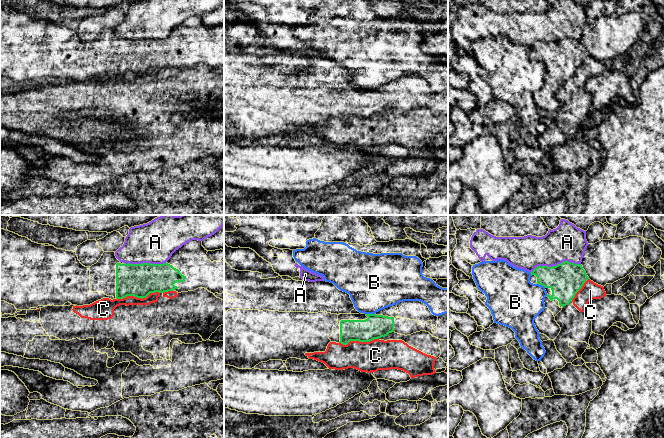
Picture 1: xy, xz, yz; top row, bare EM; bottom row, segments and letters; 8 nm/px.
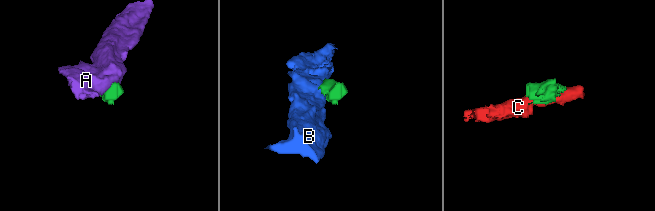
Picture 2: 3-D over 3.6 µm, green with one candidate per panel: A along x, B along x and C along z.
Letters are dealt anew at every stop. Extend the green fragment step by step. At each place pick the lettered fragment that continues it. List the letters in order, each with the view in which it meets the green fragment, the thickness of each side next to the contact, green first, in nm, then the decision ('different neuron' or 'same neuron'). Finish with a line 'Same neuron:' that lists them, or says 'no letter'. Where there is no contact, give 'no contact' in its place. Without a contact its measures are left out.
A: yz | 280/280 nm | different neuron
B: xz | 190/420 nm | different neuron
C: xy | 280/110 nm | different neuron
Same neuron: no letter

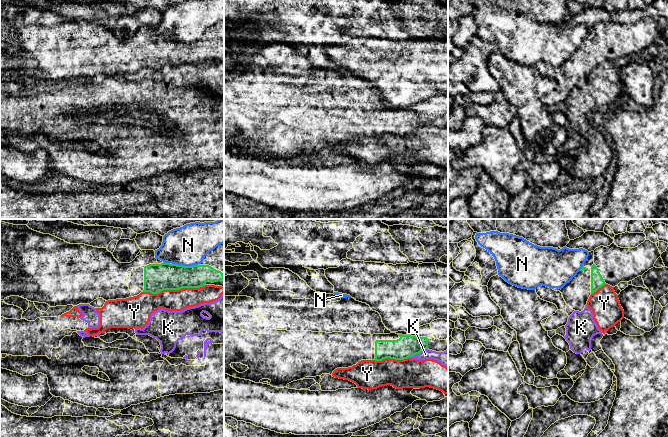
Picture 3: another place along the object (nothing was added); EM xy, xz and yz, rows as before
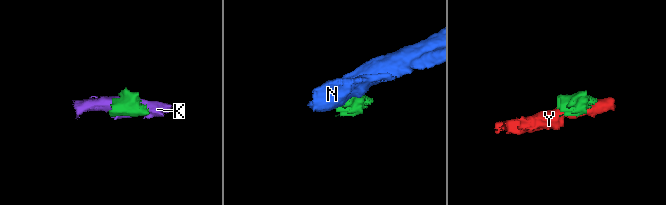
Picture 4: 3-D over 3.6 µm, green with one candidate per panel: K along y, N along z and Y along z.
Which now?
K: xz | 180/130 nm | different neuron
N: xy | 220/320 nm | different neuron
Y: xy | 220/180 nm | different neuron
Same neuron: no letter

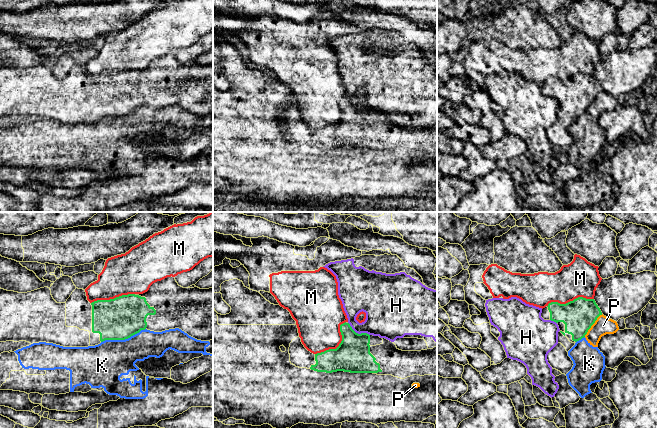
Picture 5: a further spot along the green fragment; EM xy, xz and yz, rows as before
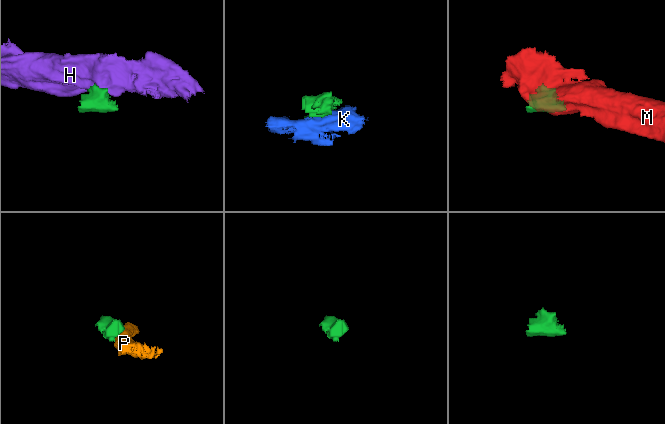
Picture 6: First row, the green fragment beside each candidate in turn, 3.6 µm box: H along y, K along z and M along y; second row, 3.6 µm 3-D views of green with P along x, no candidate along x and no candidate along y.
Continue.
H: xz | 280/300 nm | different neuron
K: xy | 340/320 nm | different neuron
M: xz | 280/360 nm | different neuron
P: yz | 260/140 nm | different neuron
Same neuron: no letter

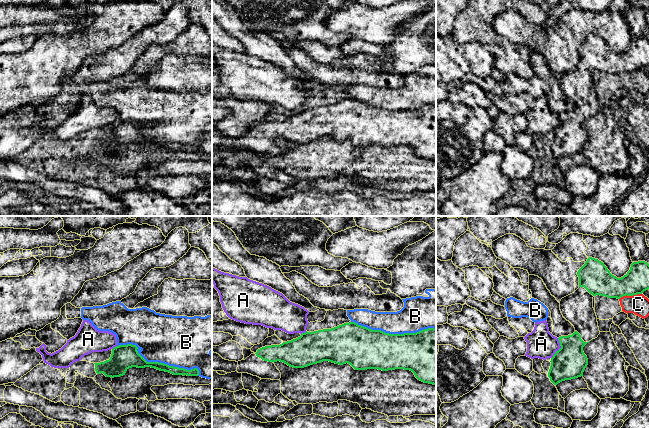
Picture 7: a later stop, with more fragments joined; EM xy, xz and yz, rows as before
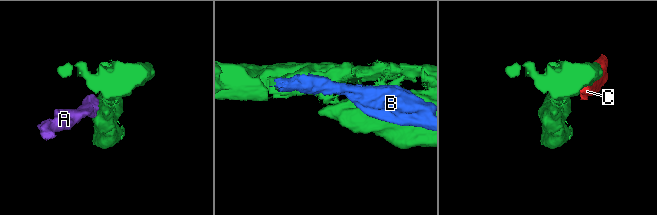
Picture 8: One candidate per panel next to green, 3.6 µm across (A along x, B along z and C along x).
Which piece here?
A: yz | 280/220 nm | different neuron
B: xy | 170/420 nm | different neuron
C: yz | 200/160 nm | different neuron
Same neuron: no letter

